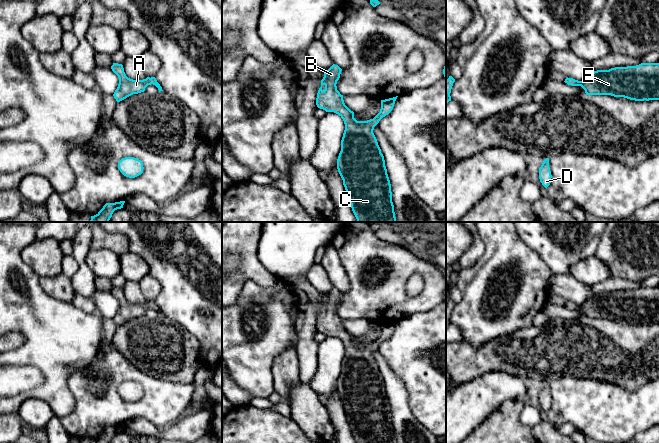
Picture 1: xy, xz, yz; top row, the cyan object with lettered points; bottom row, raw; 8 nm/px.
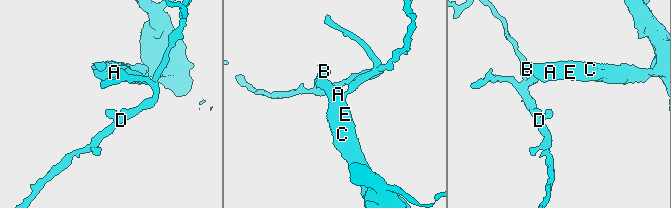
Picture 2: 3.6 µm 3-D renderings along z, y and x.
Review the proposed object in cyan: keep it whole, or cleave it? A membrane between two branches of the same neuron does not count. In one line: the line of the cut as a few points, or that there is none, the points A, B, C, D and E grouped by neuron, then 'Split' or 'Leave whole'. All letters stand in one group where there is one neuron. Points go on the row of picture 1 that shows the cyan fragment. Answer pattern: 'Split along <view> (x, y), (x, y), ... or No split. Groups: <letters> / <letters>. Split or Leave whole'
No split. Groups: A B C D E. Leave whole

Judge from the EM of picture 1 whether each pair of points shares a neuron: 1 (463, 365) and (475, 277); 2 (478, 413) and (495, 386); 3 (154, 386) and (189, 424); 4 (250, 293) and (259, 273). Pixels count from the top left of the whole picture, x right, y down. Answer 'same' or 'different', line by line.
1: different
2: same
3: different
4: different

